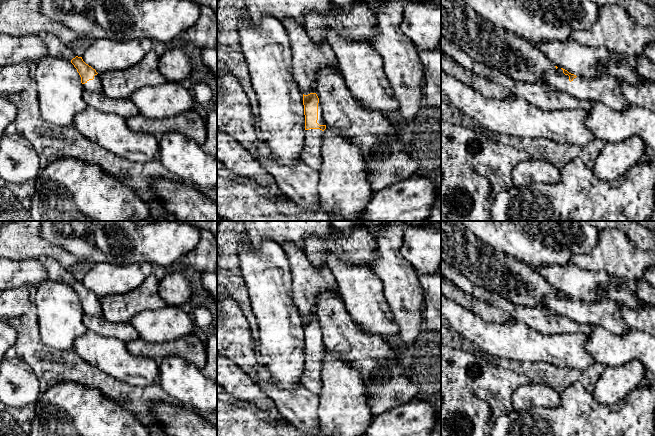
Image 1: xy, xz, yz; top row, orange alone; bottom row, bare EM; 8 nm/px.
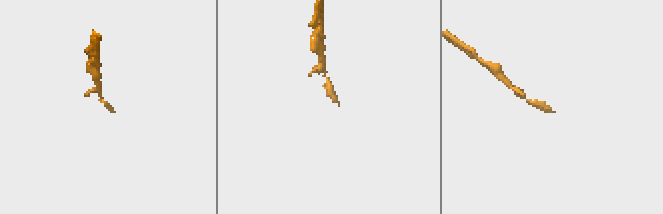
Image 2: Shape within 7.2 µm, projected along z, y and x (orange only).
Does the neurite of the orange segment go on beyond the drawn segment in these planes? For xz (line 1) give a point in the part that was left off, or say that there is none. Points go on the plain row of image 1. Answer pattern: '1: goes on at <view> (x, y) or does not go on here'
1: goes on at xz (311, 379)

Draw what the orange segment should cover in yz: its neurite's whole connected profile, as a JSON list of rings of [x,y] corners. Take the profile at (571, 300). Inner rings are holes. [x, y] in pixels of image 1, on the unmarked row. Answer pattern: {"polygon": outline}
{"polygon": [[[558,291],[553,298],[545,301],[550,310],[568,317],[579,324],[598,325],[616,335],[625,336],[628,331],[628,325],[622,320],[616,304],[605,295],[597,297],[593,301],[576,300],[567,294]]]}

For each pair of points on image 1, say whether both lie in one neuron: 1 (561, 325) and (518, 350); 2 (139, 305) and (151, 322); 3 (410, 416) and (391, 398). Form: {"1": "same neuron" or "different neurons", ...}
{"1": "different neurons", "2": "different neurons", "3": "different neurons"}

